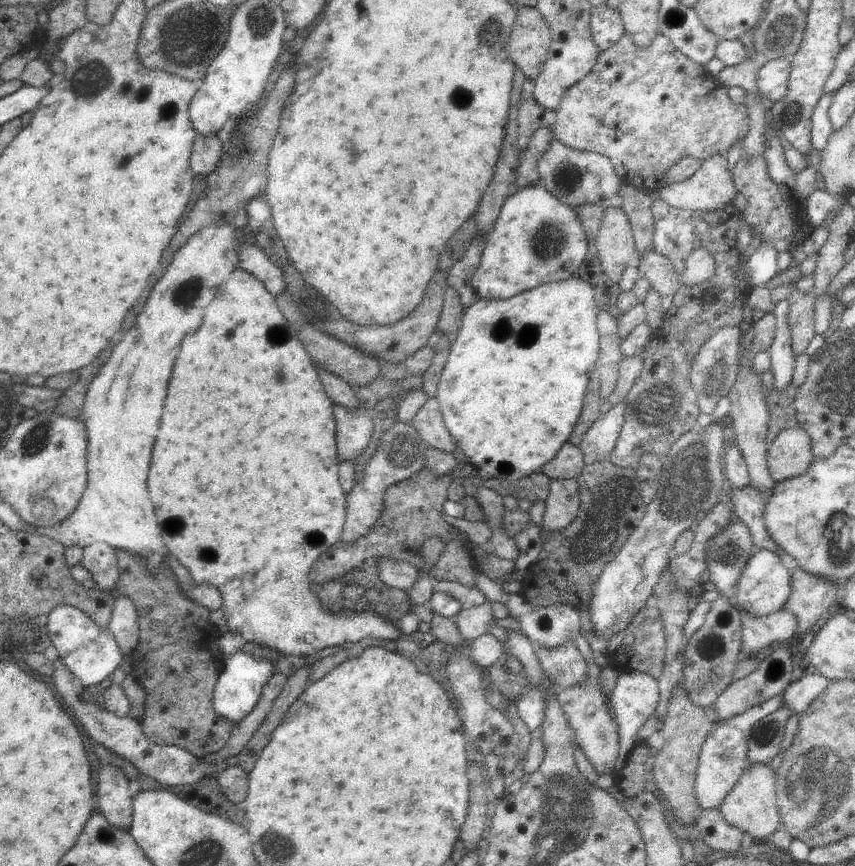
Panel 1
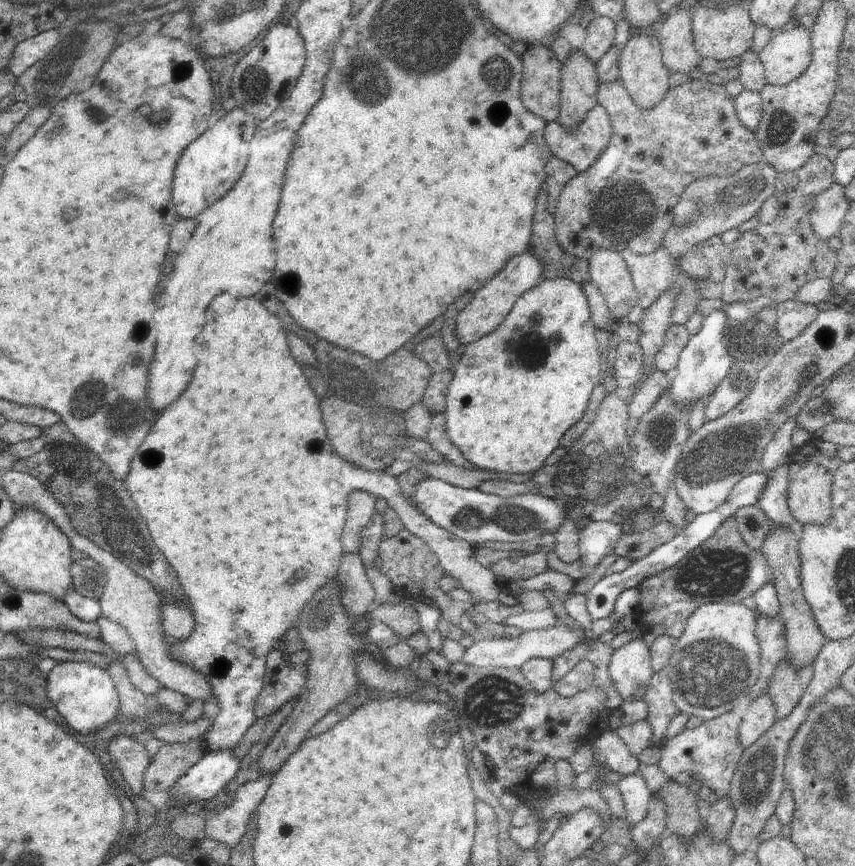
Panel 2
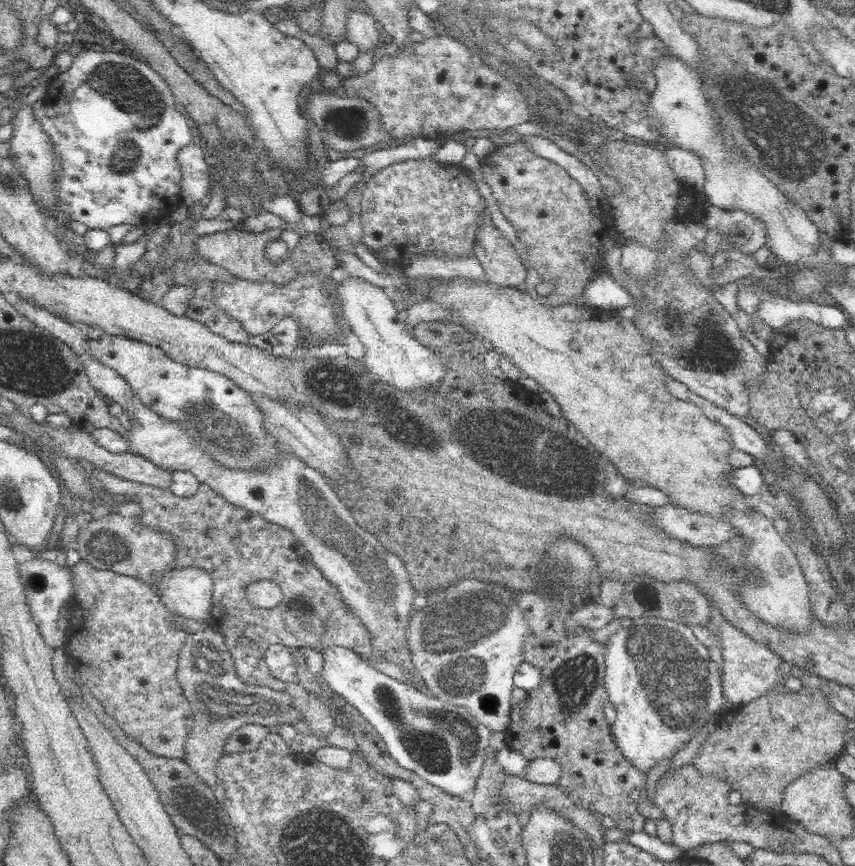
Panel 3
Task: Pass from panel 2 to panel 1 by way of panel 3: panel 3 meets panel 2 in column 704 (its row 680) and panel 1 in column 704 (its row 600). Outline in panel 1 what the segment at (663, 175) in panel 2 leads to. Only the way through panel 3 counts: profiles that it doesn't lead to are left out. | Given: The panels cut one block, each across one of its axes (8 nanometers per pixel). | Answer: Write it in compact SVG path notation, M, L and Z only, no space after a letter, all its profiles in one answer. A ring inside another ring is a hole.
M623 34L615 46L599 52L593 70L563 94L561 106L555 112L557 120L551 130L555 134L553 138L567 148L607 156L613 170L627 186L633 186L643 194L651 194L665 186L665 174L681 158L697 158L703 162L715 154L725 158L729 148L737 140L743 140L749 128L745 110L747 104L733 104L727 98L727 88L719 84L717 78L713 78L701 64L681 54L667 36L657 34L653 44L643 50L637 48L627 34Z

